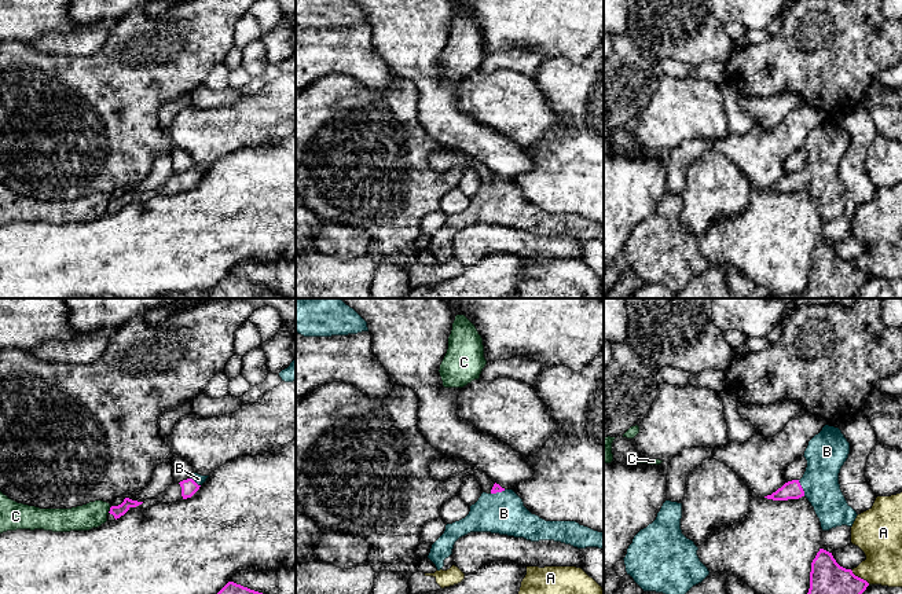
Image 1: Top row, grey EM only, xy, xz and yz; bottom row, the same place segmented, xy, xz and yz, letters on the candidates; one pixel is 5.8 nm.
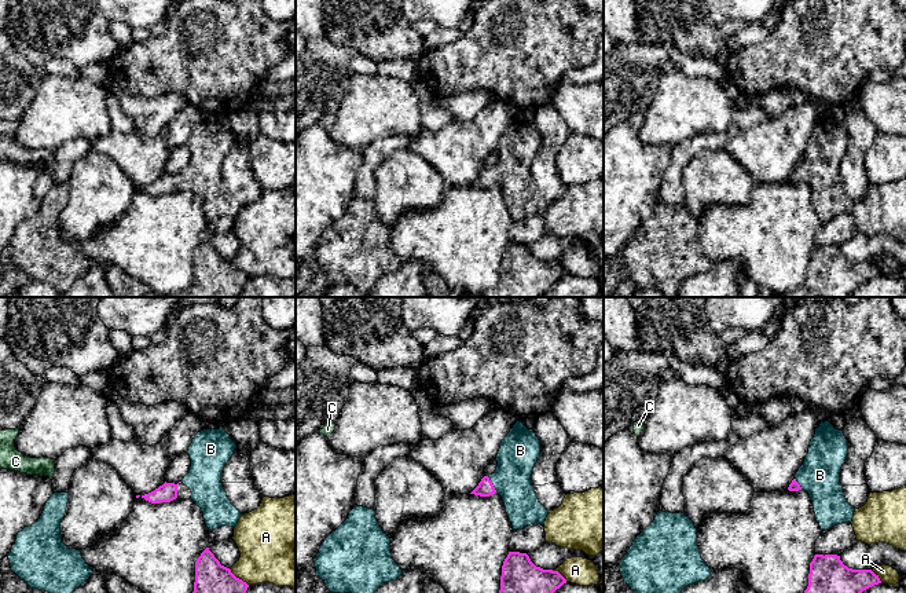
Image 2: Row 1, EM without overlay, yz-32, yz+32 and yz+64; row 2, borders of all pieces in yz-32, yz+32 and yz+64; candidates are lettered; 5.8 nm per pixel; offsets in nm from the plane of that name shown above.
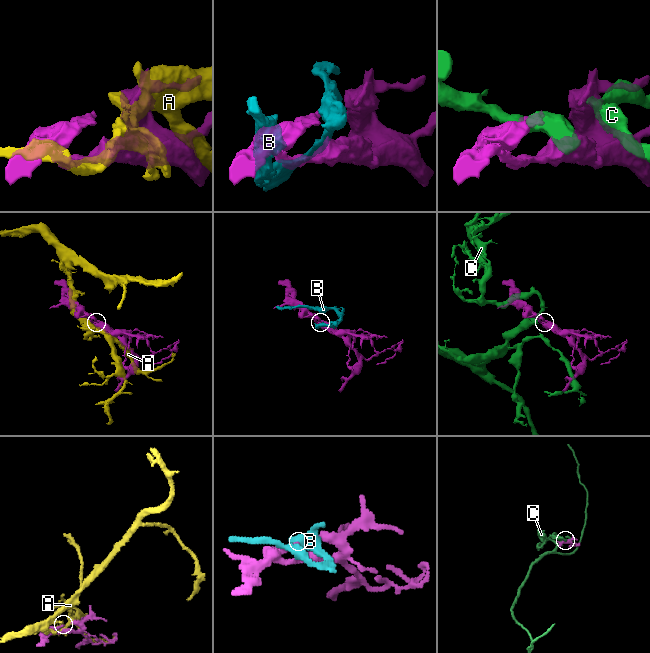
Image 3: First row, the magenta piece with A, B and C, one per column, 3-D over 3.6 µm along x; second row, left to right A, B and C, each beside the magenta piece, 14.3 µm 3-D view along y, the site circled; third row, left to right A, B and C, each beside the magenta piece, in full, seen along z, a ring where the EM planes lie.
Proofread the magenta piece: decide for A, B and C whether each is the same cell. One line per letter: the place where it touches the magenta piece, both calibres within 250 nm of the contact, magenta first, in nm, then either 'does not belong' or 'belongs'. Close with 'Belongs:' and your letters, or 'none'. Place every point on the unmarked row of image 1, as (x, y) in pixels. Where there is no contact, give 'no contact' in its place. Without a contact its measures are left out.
A: yz (860, 270) | 280/240 nm | does not belong
B: yz (802, 180) | 110/240 nm | belongs
C: xy (110, 200) | 70/150 nm | does not belong
Belongs: B

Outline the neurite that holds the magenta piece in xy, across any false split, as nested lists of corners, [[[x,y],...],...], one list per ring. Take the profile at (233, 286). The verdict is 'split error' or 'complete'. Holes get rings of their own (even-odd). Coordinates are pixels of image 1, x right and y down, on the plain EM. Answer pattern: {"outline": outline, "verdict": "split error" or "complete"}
{"outline": [[[228,274],[213,290],[169,293],[155,298],[261,298],[270,289],[234,274]]], "verdict": "complete"}

